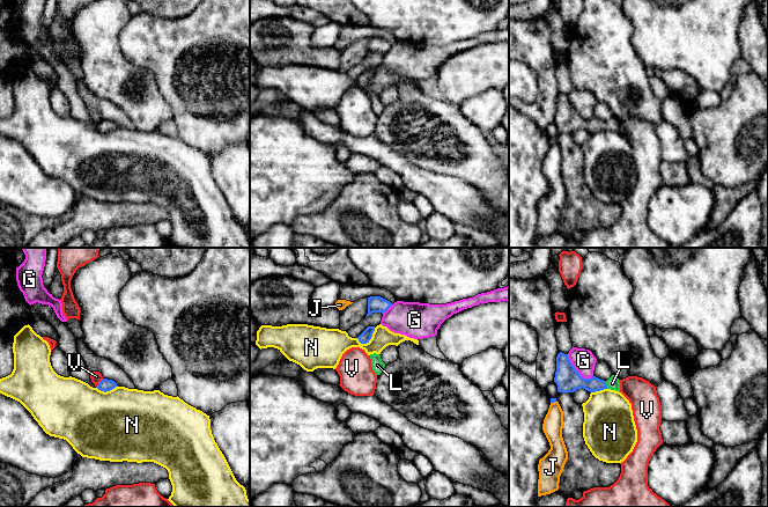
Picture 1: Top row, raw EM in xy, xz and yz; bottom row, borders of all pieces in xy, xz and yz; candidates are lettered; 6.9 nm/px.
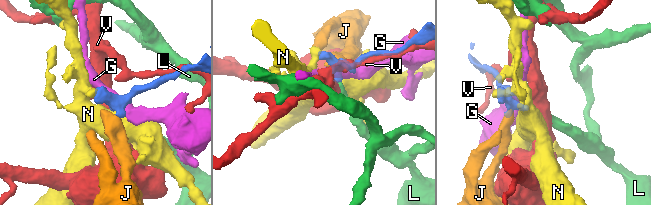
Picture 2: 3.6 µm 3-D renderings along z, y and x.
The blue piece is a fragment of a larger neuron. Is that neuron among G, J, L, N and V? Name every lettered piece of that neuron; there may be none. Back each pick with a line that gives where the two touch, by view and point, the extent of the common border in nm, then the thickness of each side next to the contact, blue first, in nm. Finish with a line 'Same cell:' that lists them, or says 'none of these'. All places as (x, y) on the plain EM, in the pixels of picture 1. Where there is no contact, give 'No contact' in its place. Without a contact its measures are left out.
L: Touches blue at yz (605, 125). Shared border 60 nm. Thickness 150 nm (blue) against 90 nm
Same cell: L

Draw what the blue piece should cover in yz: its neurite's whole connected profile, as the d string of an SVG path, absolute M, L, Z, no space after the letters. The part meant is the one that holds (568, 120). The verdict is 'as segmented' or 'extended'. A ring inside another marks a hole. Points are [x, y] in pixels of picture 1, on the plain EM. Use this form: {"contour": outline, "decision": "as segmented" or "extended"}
{"contour": "M560 93L556 97L556 112L554 123L559 133L574 133L577 130L585 130L590 133L611 130L620 133L619 119L612 116L607 122L596 117L583 119L571 105L568 95Z", "decision": "extended"}

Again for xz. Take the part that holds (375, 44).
{"contour": "M370 37L368 38L368 54L369 57L372 53L382 53L384 54L392 44L381 37Z", "decision": "as segmented"}

